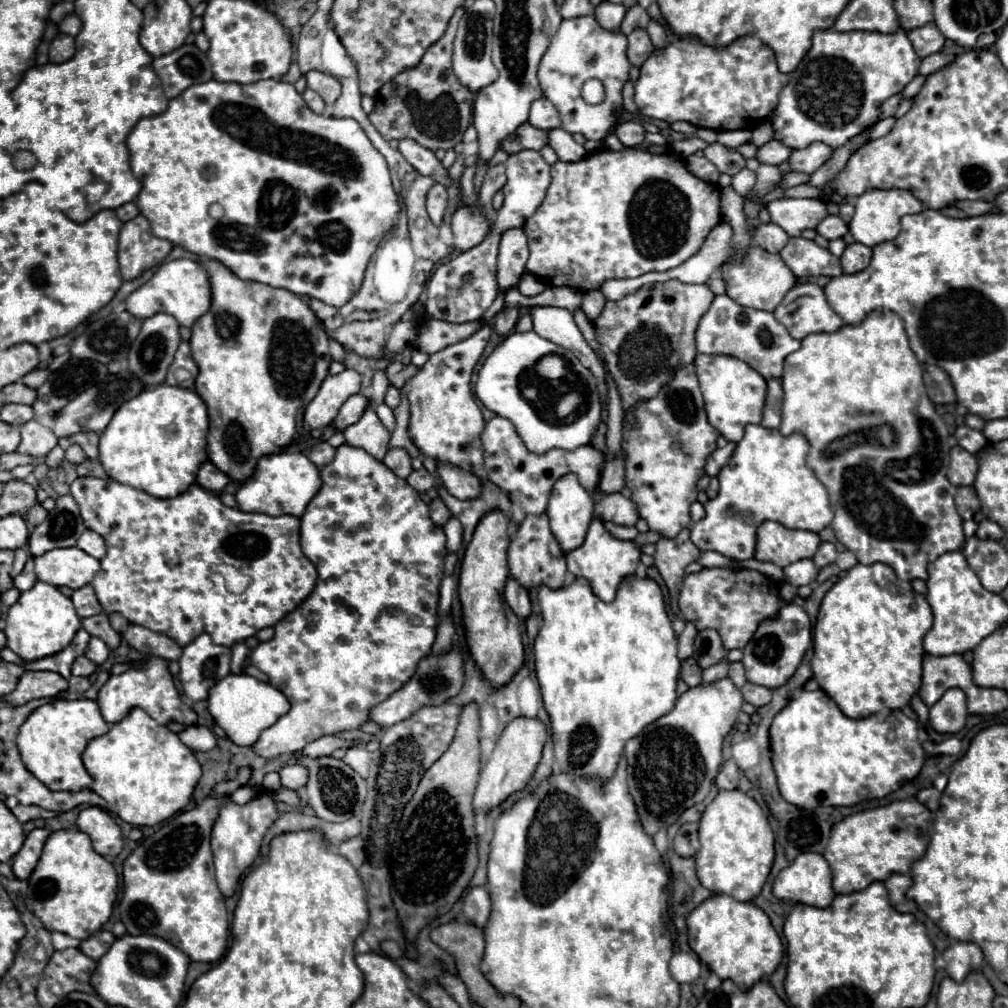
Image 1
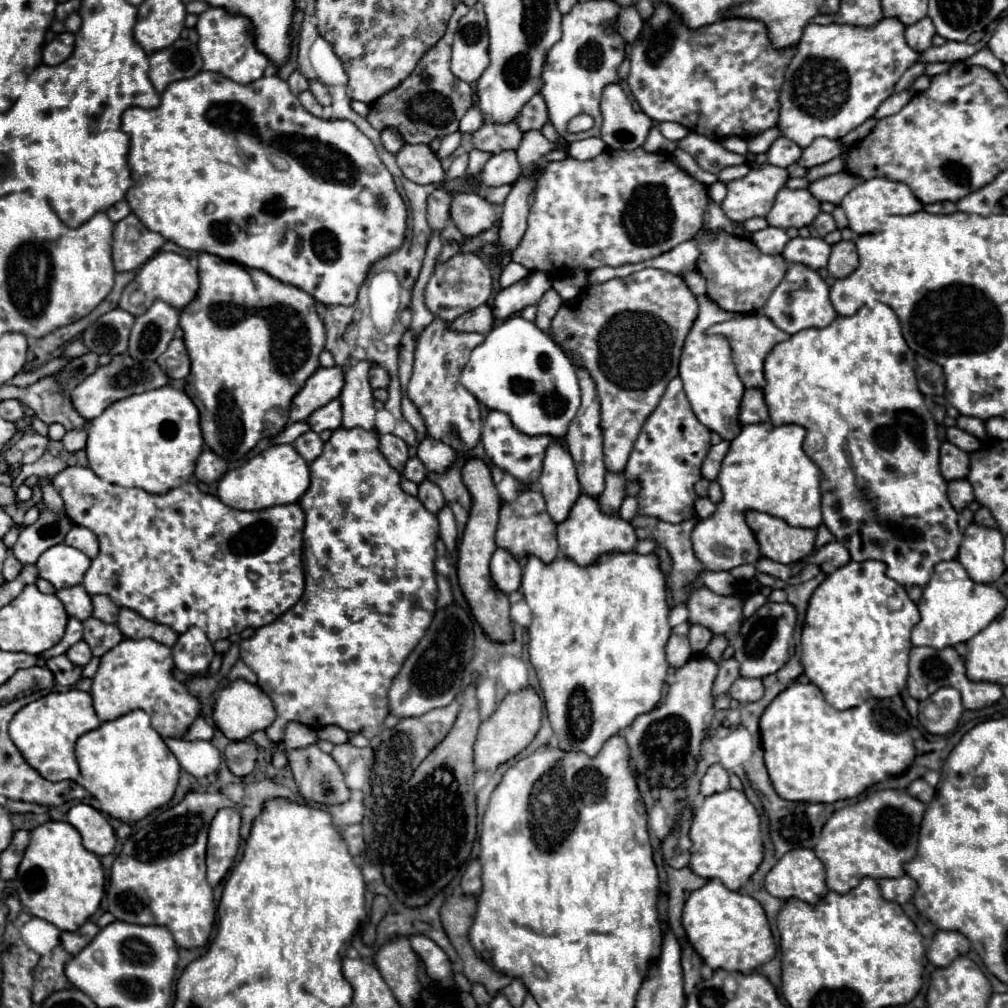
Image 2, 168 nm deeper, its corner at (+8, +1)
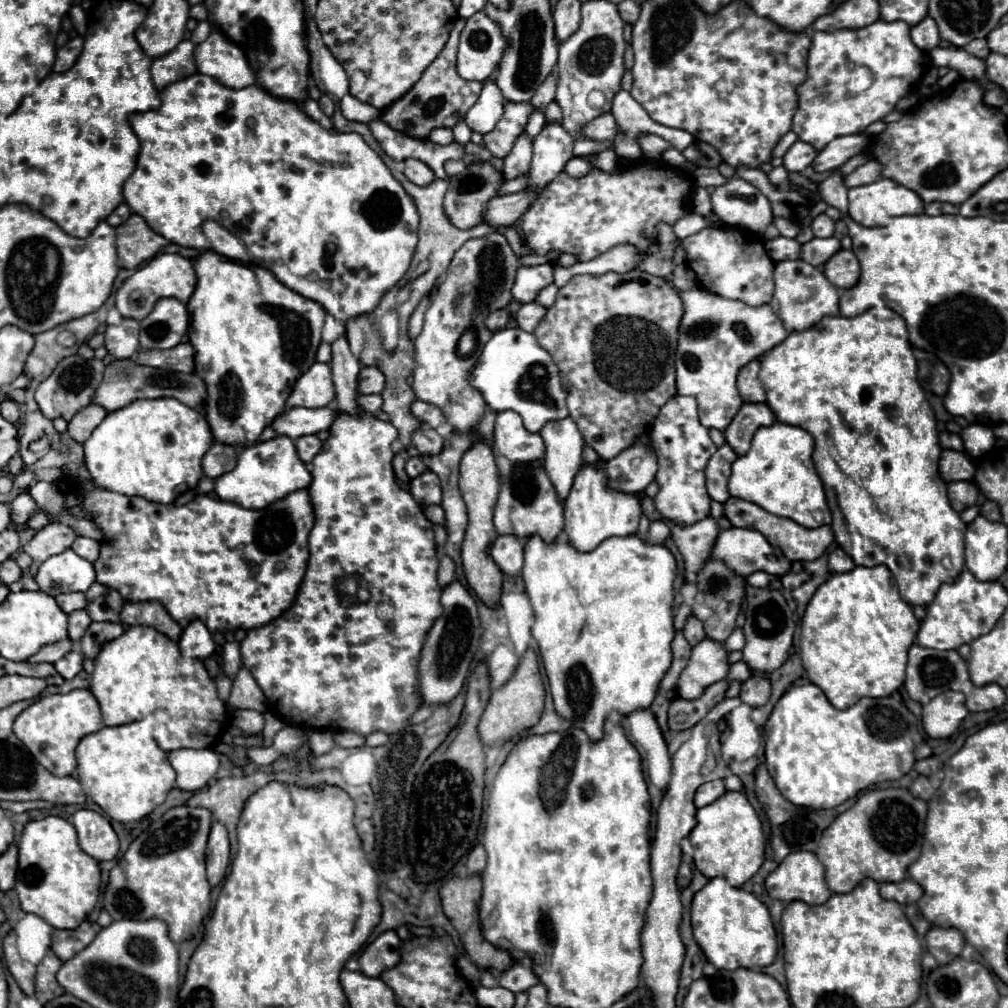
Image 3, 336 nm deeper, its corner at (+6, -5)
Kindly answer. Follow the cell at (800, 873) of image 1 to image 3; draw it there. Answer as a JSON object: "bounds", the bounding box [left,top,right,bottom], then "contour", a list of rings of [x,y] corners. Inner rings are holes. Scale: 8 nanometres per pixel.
{"bounds":[764,852,832,904],"contour":[[[792,852],[790,856],[786,856],[782,860],[782,864],[766,878],[764,886],[766,886],[766,892],[770,898],[782,900],[782,902],[802,900],[806,904],[824,904],[832,896],[832,892],[826,886],[824,868],[822,868],[820,860],[816,858],[816,854],[812,854],[812,852]]]}

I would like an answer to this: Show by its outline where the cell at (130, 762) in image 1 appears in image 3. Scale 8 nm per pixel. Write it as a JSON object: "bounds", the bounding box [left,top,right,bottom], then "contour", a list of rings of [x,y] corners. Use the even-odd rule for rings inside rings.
{"bounds":[76,720,176,822],"contour":[[[138,720],[114,728],[106,726],[94,734],[84,736],[76,748],[76,760],[78,760],[78,780],[82,784],[84,794],[90,796],[112,820],[118,822],[142,820],[166,800],[166,794],[176,784],[176,772],[168,762],[168,754],[156,744],[148,720]]]}

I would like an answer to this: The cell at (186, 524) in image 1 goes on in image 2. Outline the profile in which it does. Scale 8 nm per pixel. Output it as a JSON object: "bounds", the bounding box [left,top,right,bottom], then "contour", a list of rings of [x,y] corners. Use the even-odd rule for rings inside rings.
{"bounds":[52,466,306,642],"contour":[[[68,466],[66,470],[62,470],[60,474],[56,474],[52,478],[52,484],[56,486],[60,496],[64,498],[68,518],[78,526],[90,528],[98,536],[100,552],[92,560],[92,566],[88,568],[88,572],[84,576],[84,588],[88,590],[90,596],[108,594],[120,608],[132,608],[140,616],[154,620],[154,622],[160,622],[160,624],[166,624],[178,634],[184,634],[190,626],[200,626],[208,634],[210,642],[216,642],[220,638],[228,638],[230,634],[240,634],[244,628],[260,628],[264,624],[270,624],[272,620],[282,616],[286,610],[290,610],[302,598],[304,580],[306,580],[306,572],[304,572],[304,564],[302,564],[304,510],[300,508],[298,502],[296,504],[284,504],[284,506],[272,506],[272,508],[266,508],[266,510],[244,512],[244,510],[236,510],[236,508],[226,506],[224,502],[220,502],[212,494],[200,492],[200,488],[196,486],[194,480],[186,482],[184,486],[178,486],[176,490],[170,490],[168,494],[150,494],[150,492],[140,490],[140,488],[124,488],[124,486],[108,484],[106,480],[98,478],[90,468],[84,468],[84,466]]]}

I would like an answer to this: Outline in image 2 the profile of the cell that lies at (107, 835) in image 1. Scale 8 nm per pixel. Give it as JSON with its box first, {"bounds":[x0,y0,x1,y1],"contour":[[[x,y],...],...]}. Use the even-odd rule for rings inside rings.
{"bounds":[68,804,116,856],"contour":[[[78,804],[70,808],[68,822],[80,832],[82,844],[86,850],[98,856],[106,856],[114,850],[114,844],[116,844],[114,830],[110,822],[96,808],[88,804]]]}

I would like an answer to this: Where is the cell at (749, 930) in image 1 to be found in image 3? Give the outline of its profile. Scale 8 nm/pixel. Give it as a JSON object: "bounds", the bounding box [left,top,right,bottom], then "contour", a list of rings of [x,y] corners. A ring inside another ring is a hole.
{"bounds":[692,878,776,970],"contour":[[[712,878],[706,888],[694,894],[692,900],[692,928],[694,938],[708,962],[718,970],[736,968],[764,968],[776,958],[776,930],[770,920],[768,908],[750,892],[732,888],[722,878]]]}

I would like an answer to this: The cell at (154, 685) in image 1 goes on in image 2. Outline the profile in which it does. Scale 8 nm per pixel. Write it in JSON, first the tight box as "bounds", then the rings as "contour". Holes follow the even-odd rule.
{"bounds":[90,638,202,738],"contour":[[[152,638],[122,640],[100,658],[96,676],[92,678],[90,694],[94,698],[94,710],[102,722],[116,720],[132,710],[142,708],[150,714],[150,726],[166,738],[184,738],[192,722],[202,714],[200,700],[188,690],[188,686],[174,678],[172,648]]]}

